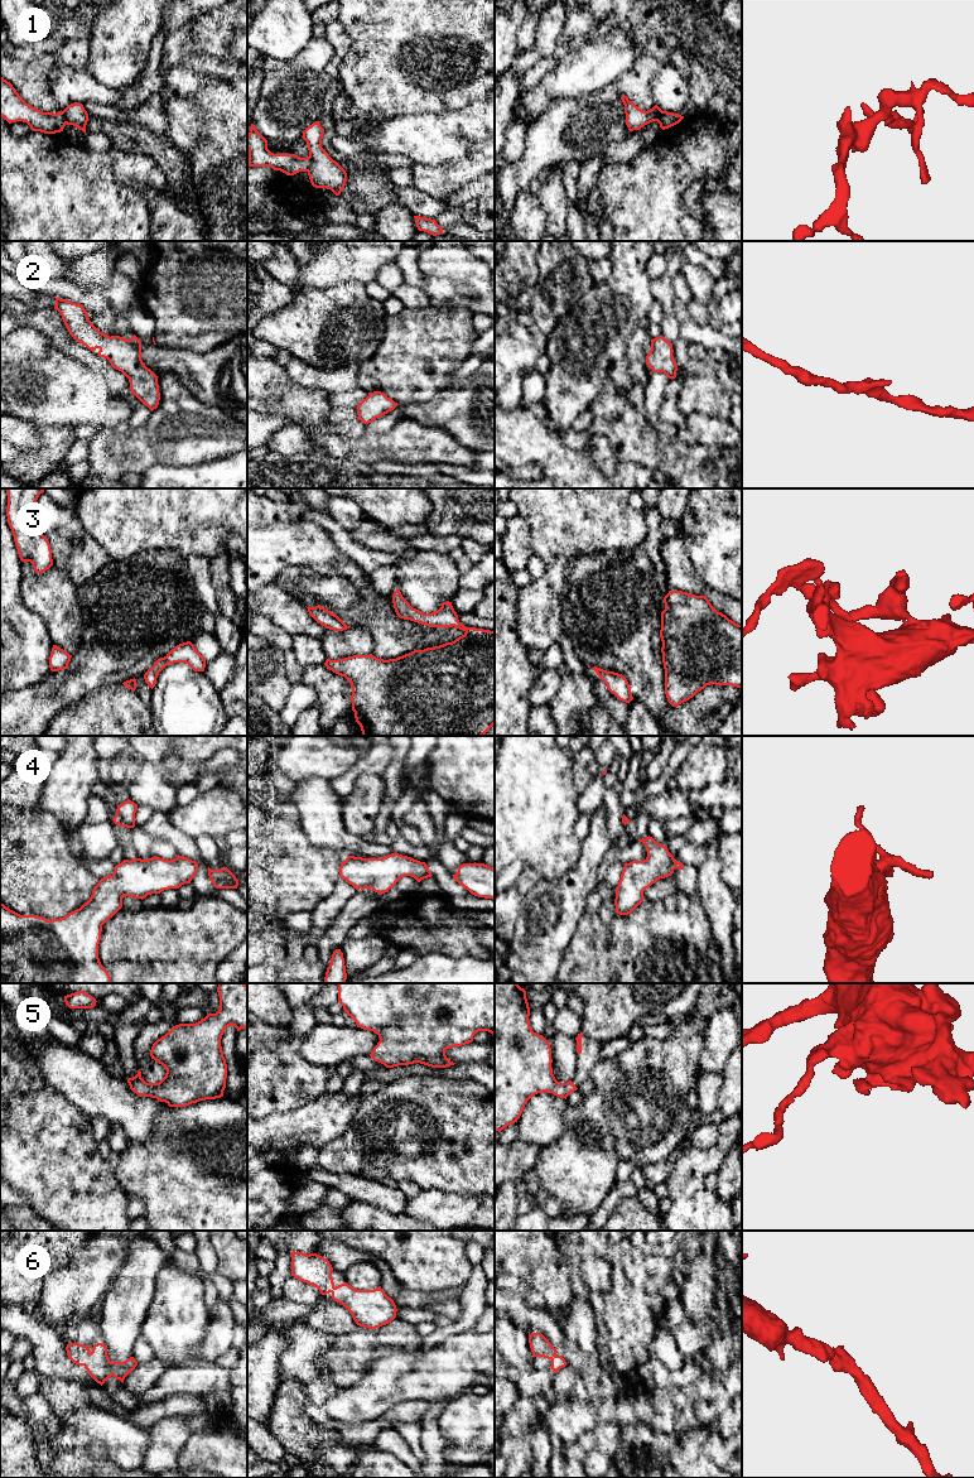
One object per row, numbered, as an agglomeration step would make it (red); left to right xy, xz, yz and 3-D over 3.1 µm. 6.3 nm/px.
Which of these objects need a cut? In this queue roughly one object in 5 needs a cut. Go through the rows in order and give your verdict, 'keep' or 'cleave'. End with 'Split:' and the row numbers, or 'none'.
1: cleave
2: keep
3: keep
4: keep
5: keep
6: keep
Split: 1

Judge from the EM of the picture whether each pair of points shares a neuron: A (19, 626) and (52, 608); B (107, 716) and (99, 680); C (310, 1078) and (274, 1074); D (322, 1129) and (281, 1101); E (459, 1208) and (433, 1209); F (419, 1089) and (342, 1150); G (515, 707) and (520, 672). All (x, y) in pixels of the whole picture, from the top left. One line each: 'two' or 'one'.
A: two
B: two
C: one
D: two
E: one
F: one
G: one

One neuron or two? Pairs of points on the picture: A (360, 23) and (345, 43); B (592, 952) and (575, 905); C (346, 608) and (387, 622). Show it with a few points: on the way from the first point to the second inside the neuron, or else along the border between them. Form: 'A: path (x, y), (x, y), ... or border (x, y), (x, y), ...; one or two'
A: border (337, 20), (352, 39), (352, 47), (342, 65); two
B: border (592, 891), (587, 899), (584, 913), (567, 945); two
C: path (356, 608), (366, 608), (377, 616); one

